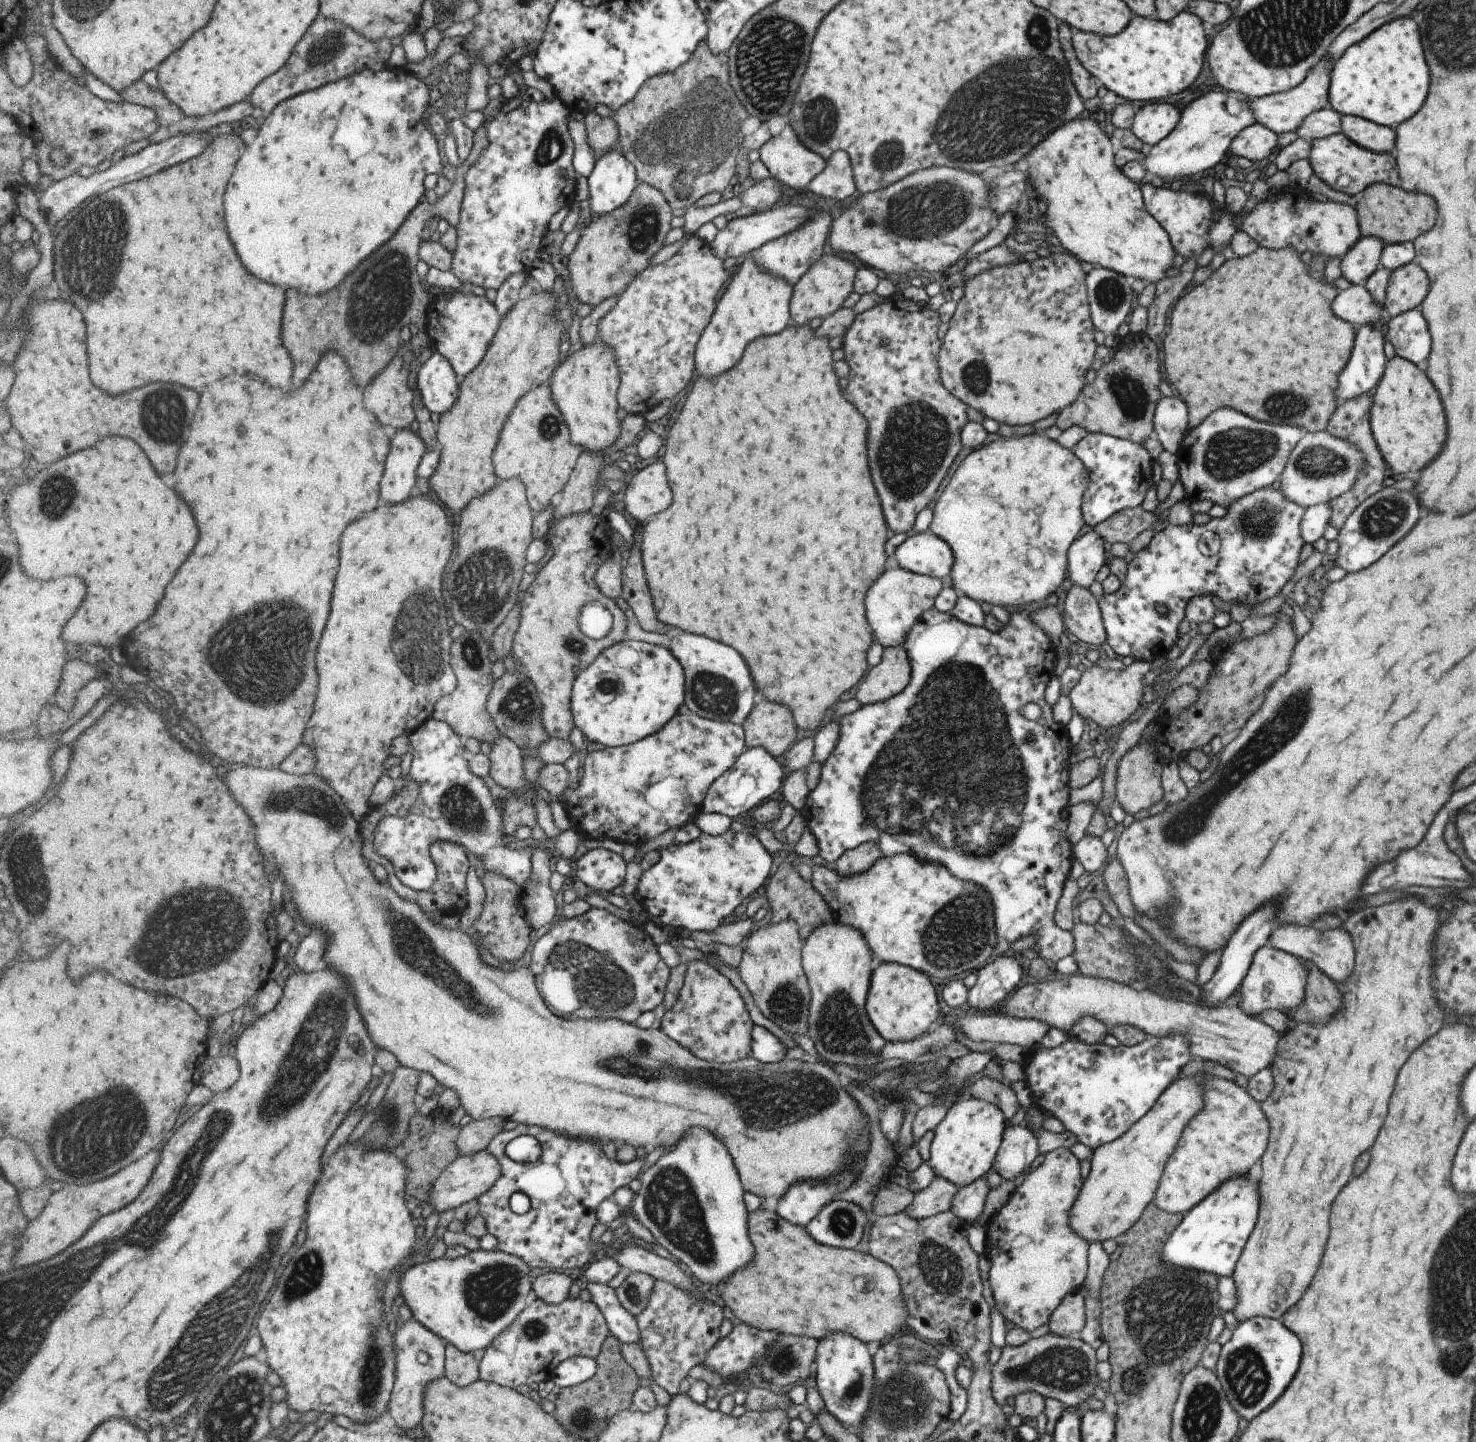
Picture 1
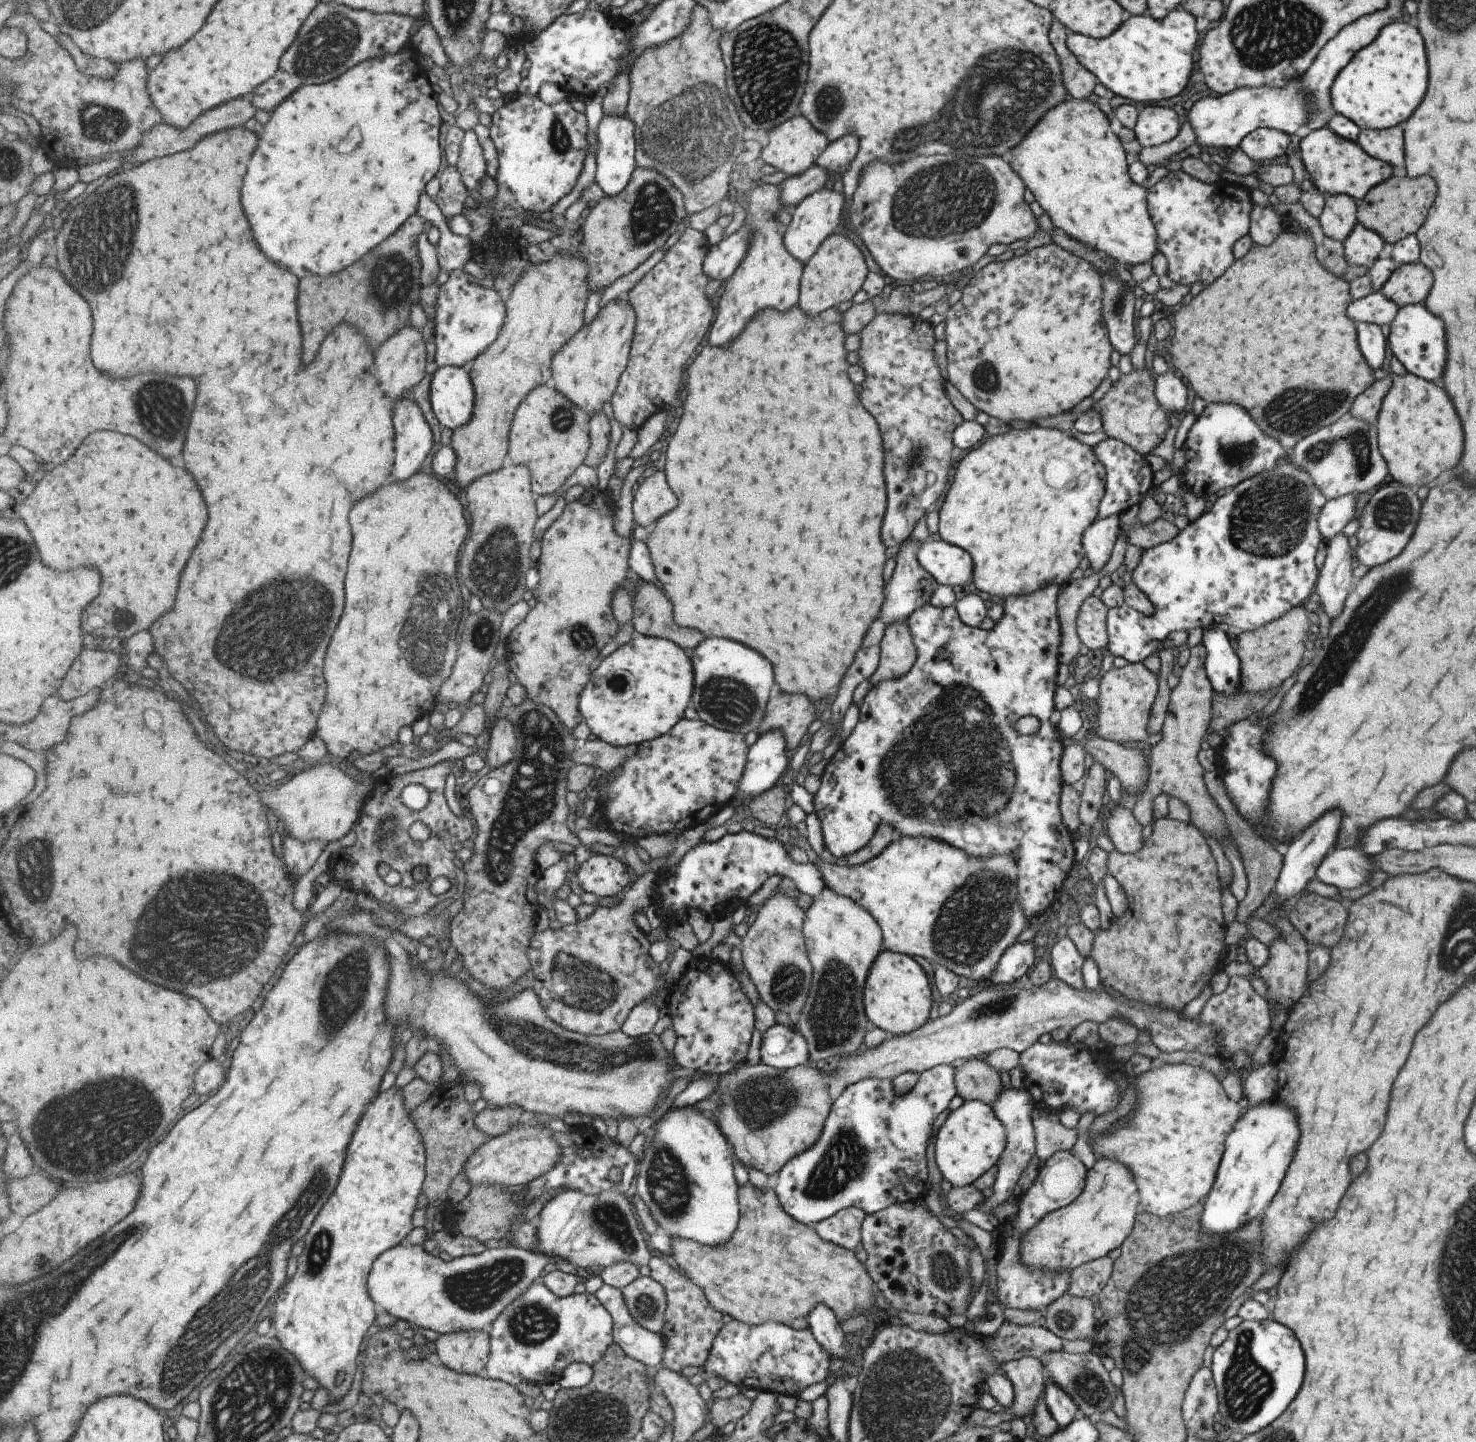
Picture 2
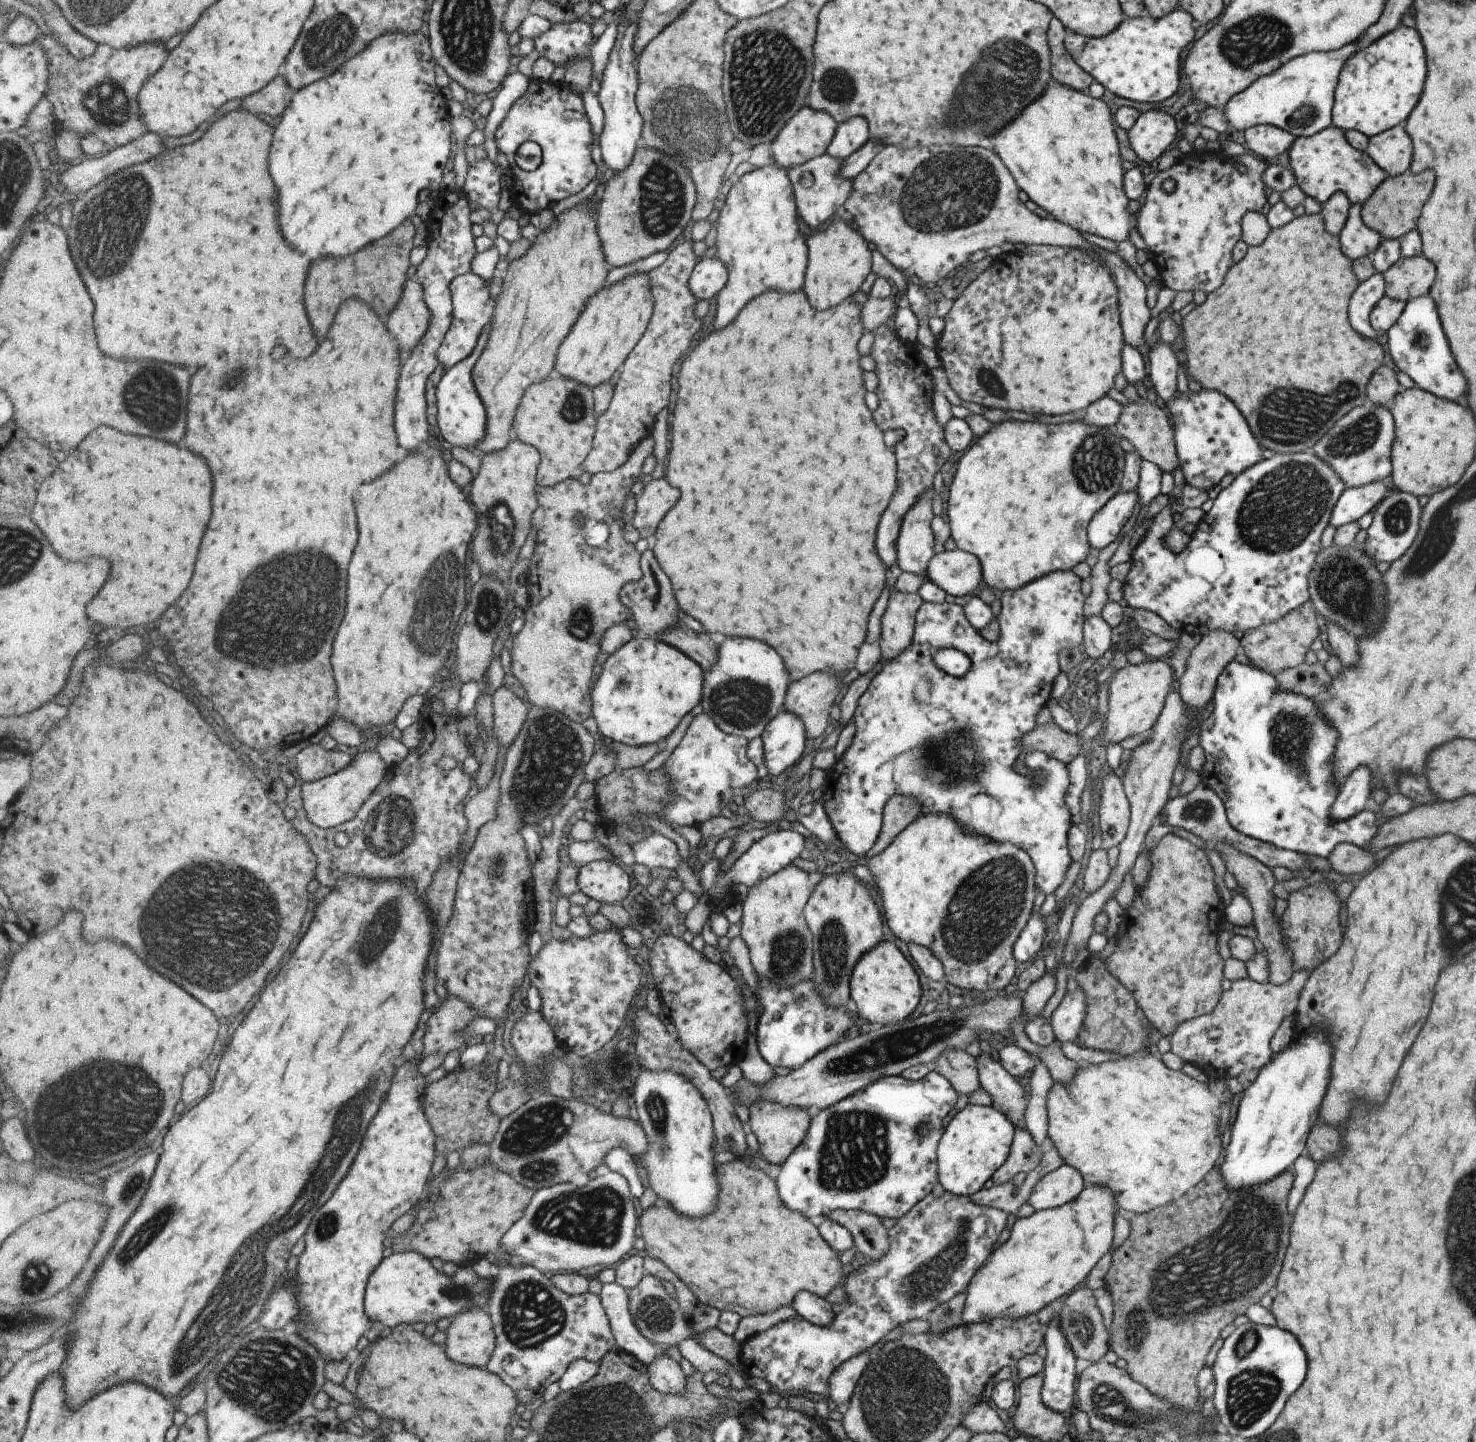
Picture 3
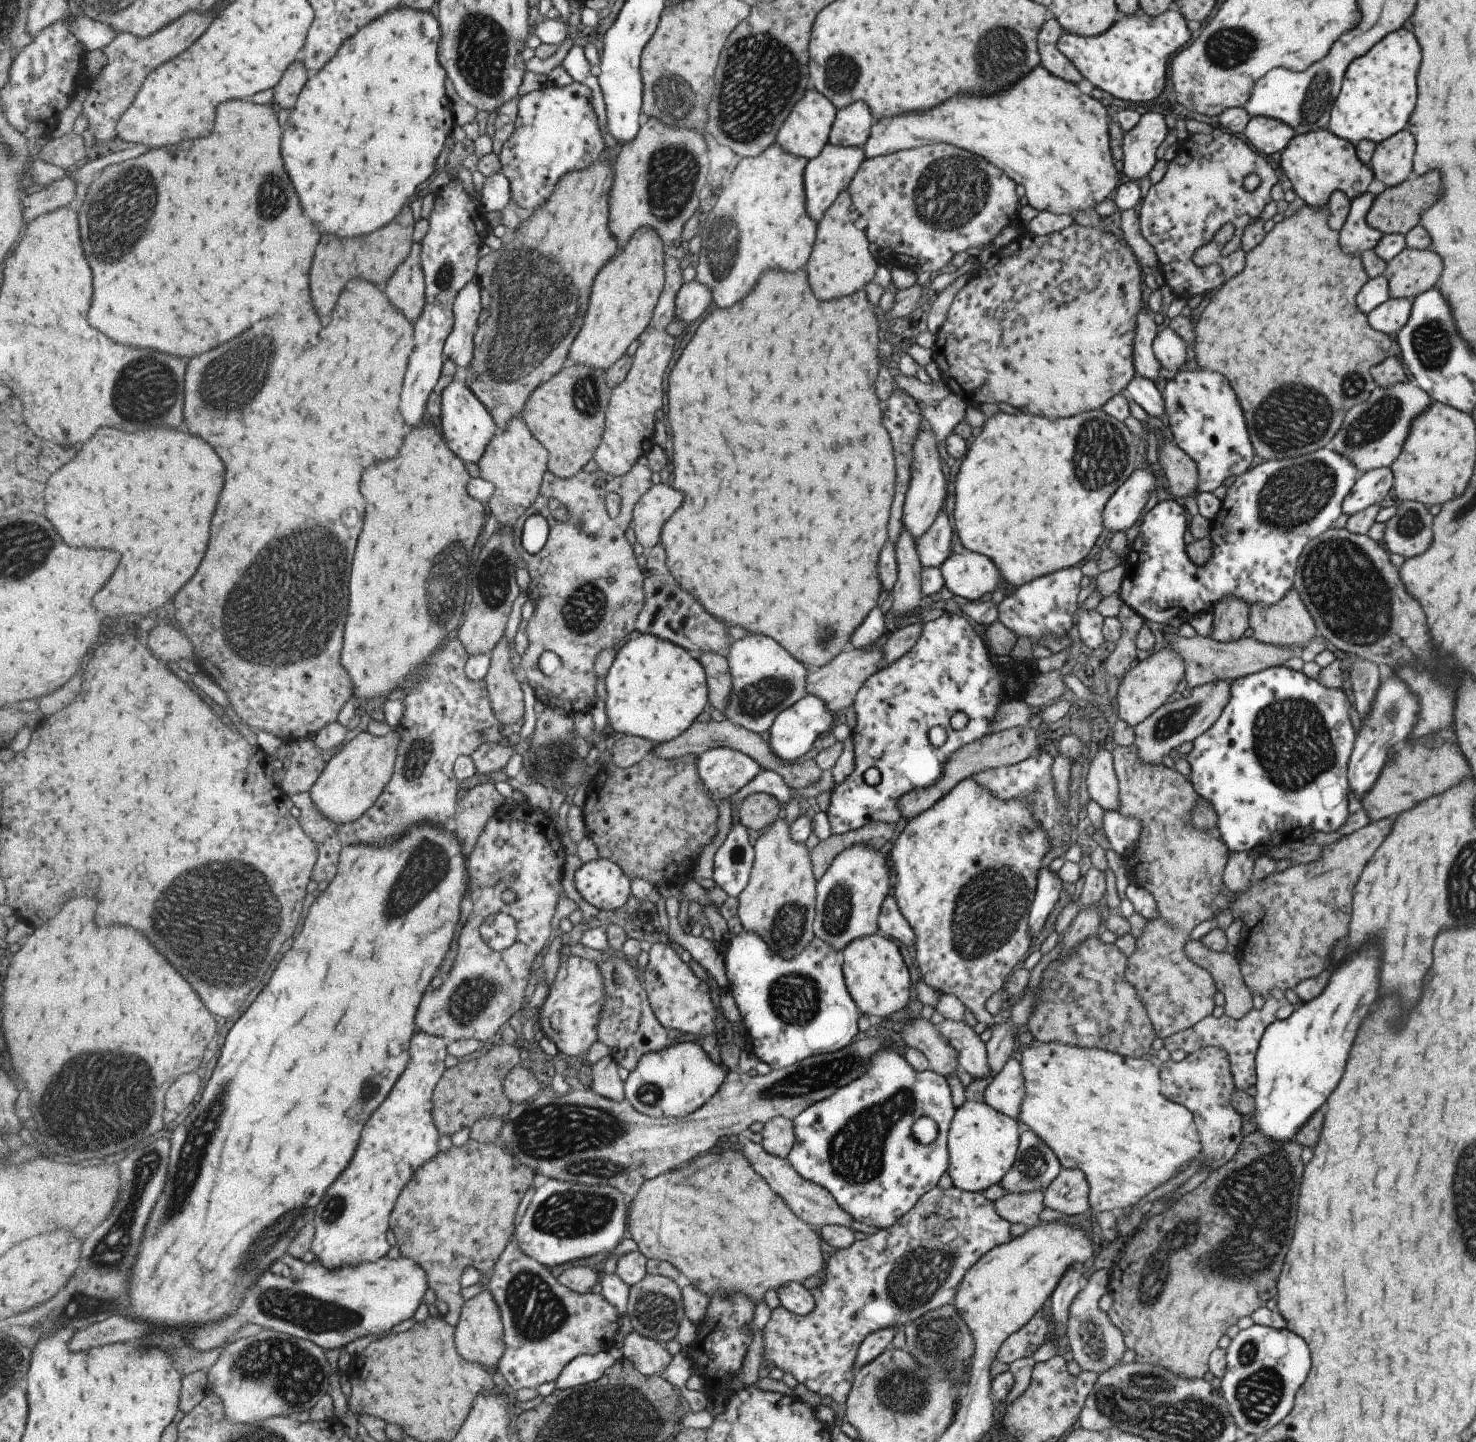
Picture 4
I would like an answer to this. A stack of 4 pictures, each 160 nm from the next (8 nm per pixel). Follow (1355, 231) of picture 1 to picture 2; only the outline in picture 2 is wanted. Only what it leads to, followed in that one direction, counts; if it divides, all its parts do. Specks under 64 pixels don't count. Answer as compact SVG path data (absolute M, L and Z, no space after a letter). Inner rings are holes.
M1343 194L1329 195L1317 220L1326 238L1343 242L1357 224L1356 201ZM1252 206L1248 221L1248 238L1252 245L1268 246L1283 231L1287 230L1287 217L1279 217L1269 206Z

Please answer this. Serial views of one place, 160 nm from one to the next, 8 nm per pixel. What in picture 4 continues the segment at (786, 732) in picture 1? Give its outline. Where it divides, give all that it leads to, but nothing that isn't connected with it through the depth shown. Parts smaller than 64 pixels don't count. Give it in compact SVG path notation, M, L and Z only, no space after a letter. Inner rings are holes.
M879 642L866 649L845 648L826 665L809 671L805 679L806 694L817 696L832 713L840 715L845 708L853 704L856 692L865 680L882 668L884 654L881 646L882 643Z

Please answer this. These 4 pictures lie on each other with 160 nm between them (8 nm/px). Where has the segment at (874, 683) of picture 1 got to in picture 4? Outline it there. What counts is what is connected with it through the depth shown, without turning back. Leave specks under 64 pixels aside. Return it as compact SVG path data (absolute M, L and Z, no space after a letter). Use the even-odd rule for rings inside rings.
M901 527L893 546L896 562L896 579L892 586L893 602L889 611L895 614L918 609L920 592L920 560L914 538Z

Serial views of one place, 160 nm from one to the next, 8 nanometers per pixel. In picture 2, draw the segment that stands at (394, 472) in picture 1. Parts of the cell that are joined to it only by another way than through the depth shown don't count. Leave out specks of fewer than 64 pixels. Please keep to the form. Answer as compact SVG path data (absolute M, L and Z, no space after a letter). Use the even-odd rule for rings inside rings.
M409 396L395 402L397 420L397 464L395 476L399 480L411 478L419 472L433 450L435 441L432 425L425 418L419 403Z

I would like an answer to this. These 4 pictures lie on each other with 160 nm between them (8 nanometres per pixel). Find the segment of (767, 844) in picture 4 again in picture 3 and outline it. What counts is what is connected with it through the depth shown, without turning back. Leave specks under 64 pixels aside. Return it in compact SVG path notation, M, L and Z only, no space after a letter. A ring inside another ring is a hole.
M789 864L756 887L749 888L745 900L739 902L741 918L734 930L745 942L749 962L756 976L765 976L765 980L769 980L769 984L776 988L789 988L811 978L812 942L809 928L803 920L803 908L820 879L819 872L807 874Z

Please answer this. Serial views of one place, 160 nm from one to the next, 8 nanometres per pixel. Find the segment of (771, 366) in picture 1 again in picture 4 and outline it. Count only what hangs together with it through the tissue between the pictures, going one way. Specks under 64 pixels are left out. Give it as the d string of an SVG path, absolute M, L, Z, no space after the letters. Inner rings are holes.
M765 271L765 276L761 276L761 284L757 284L757 288L753 288L753 296L747 296L745 300L741 300L741 304L735 304L733 308L717 308L715 312L711 312L699 326L699 330L695 332L693 340L689 342L689 346L685 348L683 356L679 358L679 362L675 364L671 376L669 376L669 422L671 422L671 432L673 432L673 440L675 440L675 456L673 456L673 466L675 466L675 482L673 488L679 488L681 492L685 492L685 504L681 510L677 510L677 516L673 516L673 520L669 520L669 524L665 524L665 532L661 542L665 544L667 550L667 562L672 575L683 585L685 590L693 592L699 602L719 620L727 622L727 624L737 624L743 626L749 632L755 634L765 634L765 636L773 636L773 640L777 640L777 644L785 644L785 648L789 648L789 652L793 652L793 658L802 662L806 669L811 671L822 665L826 665L834 656L837 656L845 648L849 647L849 637L853 630L861 624L861 621L869 614L869 611L876 606L877 598L879 598L879 582L877 582L877 556L879 550L883 546L883 542L887 540L887 520L889 520L889 506L893 500L893 488L895 488L895 462L893 462L893 448L889 442L889 434L885 432L883 424L881 424L881 410L879 410L879 400L875 396L873 384L875 384L875 376L879 370L879 352L877 346L882 339L882 328L878 310L873 308L867 301L864 289L859 289L859 292L851 294L851 296L843 296L831 302L819 302L815 300L815 296L811 294L809 286L807 286L807 278L805 272L773 272Z

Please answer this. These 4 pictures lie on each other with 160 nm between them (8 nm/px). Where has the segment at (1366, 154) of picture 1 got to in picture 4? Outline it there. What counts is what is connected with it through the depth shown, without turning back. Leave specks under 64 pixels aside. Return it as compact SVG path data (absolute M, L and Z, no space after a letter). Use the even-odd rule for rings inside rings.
M1326 128L1300 135L1294 134L1283 152L1281 152L1279 162L1285 178L1291 182L1291 190L1303 200L1305 205L1310 206L1312 209L1325 207L1329 195L1333 191L1341 191L1349 200L1367 192L1367 185L1373 178L1370 169L1360 160L1357 160L1353 144L1335 136Z

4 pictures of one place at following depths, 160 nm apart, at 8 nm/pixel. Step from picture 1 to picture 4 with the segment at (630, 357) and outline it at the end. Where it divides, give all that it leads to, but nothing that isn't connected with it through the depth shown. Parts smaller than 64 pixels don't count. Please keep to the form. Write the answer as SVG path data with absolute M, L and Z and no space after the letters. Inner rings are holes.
M679 253L666 258L666 285L654 312L654 317L650 324L651 327L647 327L644 334L640 336L639 347L634 354L634 363L632 369L629 371L630 375L618 387L614 388L609 410L606 414L604 439L592 458L598 467L598 472L602 475L625 476L635 466L635 463L643 455L648 455L655 446L655 420L659 418L655 414L663 406L663 394L665 394L665 390L663 390L663 378L667 374L669 362L671 362L673 352L675 352L675 342L677 342L677 338L669 336L665 332L665 328L669 326L669 322L676 320L677 295L681 287L684 286L683 272L679 268L679 259Z

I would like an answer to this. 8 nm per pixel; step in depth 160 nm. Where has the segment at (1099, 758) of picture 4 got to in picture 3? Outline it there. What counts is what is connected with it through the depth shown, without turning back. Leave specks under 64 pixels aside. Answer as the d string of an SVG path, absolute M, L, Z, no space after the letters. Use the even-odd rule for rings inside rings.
M1116 773L1107 774L1101 780L1101 794L1097 804L1097 826L1103 850L1118 848L1126 836L1129 818L1130 811L1121 777Z

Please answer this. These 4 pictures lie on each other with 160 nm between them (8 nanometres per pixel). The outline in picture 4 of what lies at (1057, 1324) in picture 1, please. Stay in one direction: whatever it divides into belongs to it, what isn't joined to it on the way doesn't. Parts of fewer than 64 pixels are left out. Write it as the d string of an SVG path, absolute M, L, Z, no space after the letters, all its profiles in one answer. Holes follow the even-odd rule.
M1106 1268L1094 1271L1087 1280L1085 1288L1079 1289L1069 1303L1066 1314L1065 1328L1072 1359L1081 1371L1092 1372L1095 1376L1117 1365L1126 1350L1121 1332L1097 1306L1099 1298L1107 1293L1109 1274L1110 1270Z

